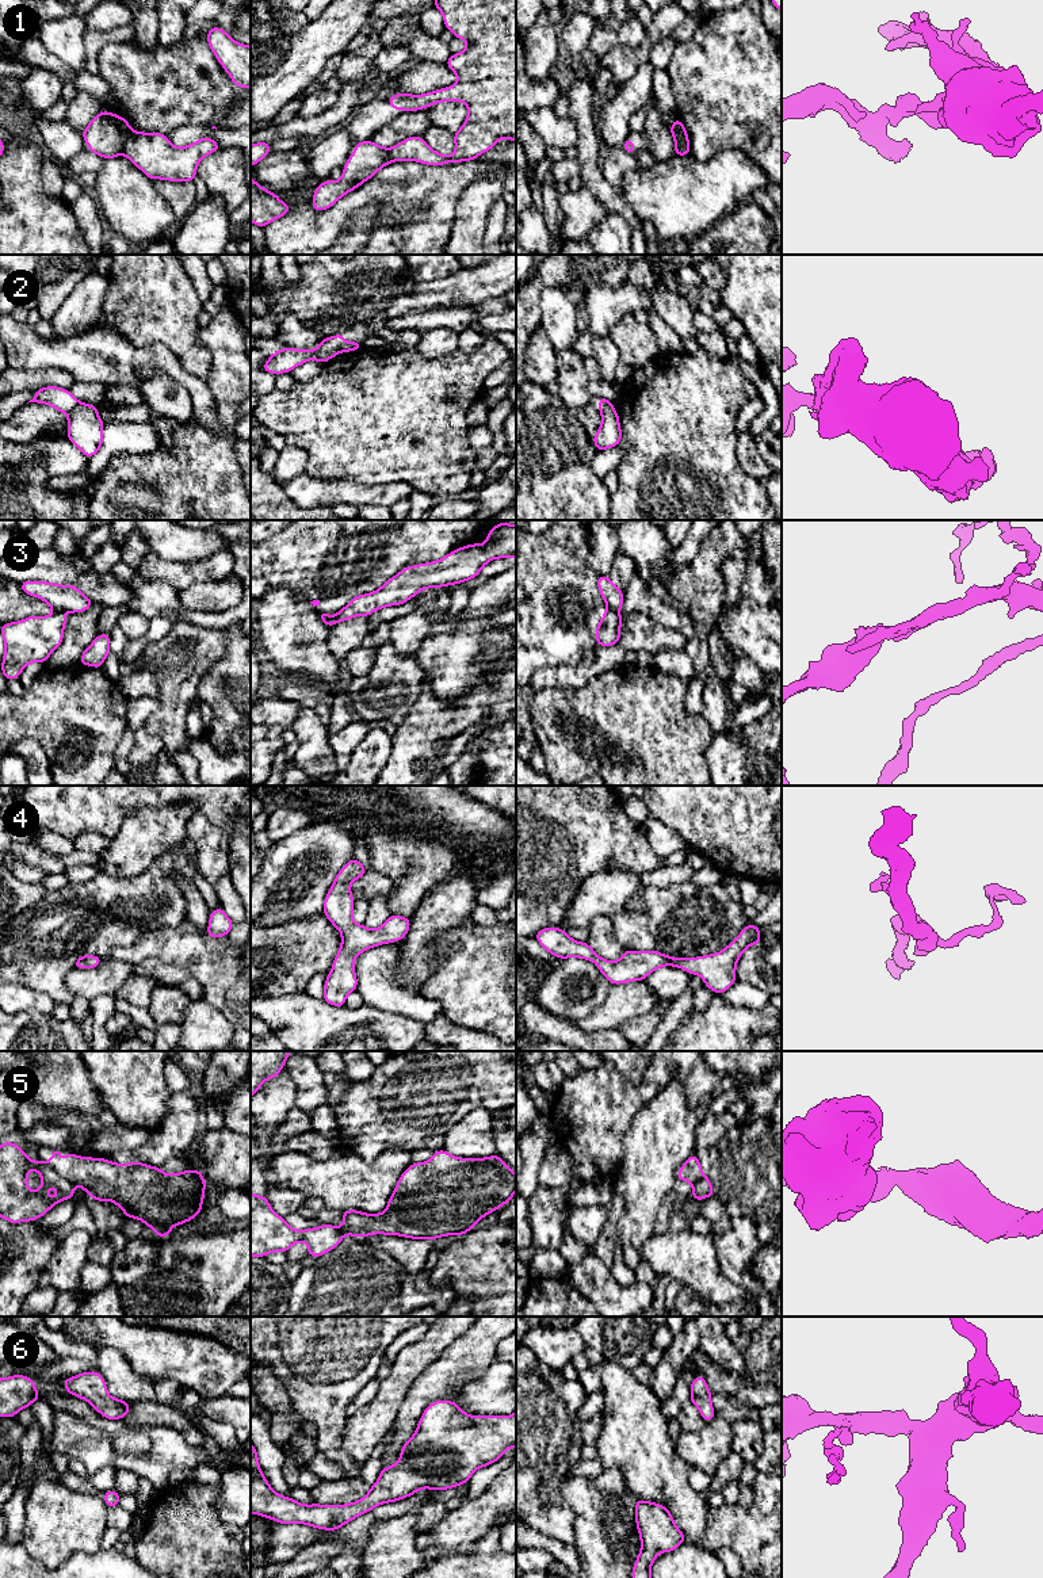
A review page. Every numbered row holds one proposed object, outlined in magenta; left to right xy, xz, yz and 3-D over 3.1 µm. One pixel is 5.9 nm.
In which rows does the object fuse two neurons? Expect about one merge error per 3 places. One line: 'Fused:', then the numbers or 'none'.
Fused: 1, 2, 3, 5

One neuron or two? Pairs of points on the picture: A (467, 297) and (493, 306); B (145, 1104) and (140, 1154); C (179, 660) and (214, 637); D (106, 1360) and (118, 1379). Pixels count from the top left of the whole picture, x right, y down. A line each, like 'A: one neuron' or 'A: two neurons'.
A: two neurons
B: two neurons
C: one neuron
D: one neuron

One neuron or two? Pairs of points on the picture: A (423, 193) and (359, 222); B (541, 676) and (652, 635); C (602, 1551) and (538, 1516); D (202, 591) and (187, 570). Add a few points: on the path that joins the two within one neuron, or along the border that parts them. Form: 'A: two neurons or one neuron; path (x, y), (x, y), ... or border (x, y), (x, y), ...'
A: two neurons; border (377, 202), (378, 211), (374, 226), (366, 240)
B: one neuron; path (568, 676), (577, 676), (625, 645)
C: two neurons; border (568, 1505), (573, 1512), (575, 1546)
D: two neurons; border (226, 576), (218, 580), (193, 581), (178, 592)

